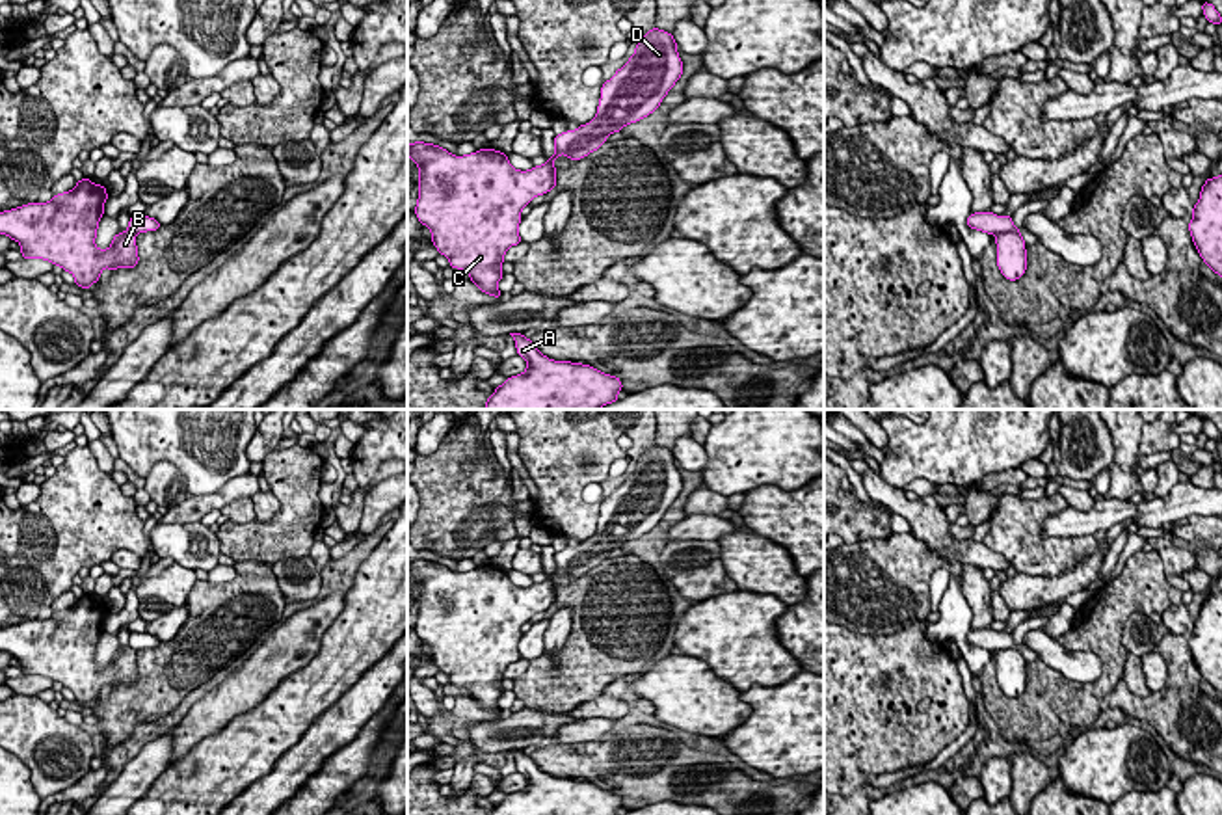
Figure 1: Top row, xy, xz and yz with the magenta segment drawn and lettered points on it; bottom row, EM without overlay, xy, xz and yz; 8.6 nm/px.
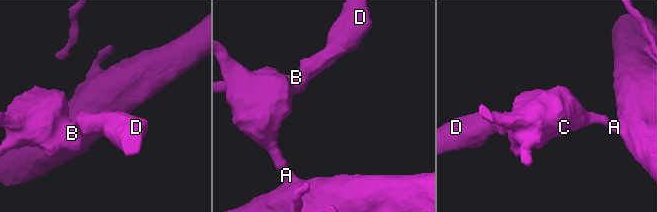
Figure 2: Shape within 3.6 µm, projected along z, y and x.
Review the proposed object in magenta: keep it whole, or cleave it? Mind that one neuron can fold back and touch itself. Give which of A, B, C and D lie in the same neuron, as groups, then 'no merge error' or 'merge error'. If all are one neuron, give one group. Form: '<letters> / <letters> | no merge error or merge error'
A B C / D | merge error

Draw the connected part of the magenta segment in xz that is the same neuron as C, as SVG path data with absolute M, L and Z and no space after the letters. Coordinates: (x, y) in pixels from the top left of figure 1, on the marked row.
M415 141L407 143L407 156L418 167L418 199L415 216L432 231L432 244L450 261L450 268L465 270L482 292L500 300L498 281L504 277L500 264L511 246L521 244L521 210L538 195L554 188L554 167L545 162L532 169L515 169L506 153L480 149L454 156L446 149Z

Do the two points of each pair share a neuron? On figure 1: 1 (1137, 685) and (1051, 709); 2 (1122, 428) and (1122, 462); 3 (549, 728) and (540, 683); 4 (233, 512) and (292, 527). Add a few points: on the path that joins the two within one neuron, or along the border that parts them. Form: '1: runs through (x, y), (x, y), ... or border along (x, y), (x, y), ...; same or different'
1: border along (1128, 652), (1122, 678); different
2: runs through (1122, 436), (1122, 454); same
3: border along (525, 706), (564, 713); different
4: border along (255, 518), (244, 523), (227, 521); different

